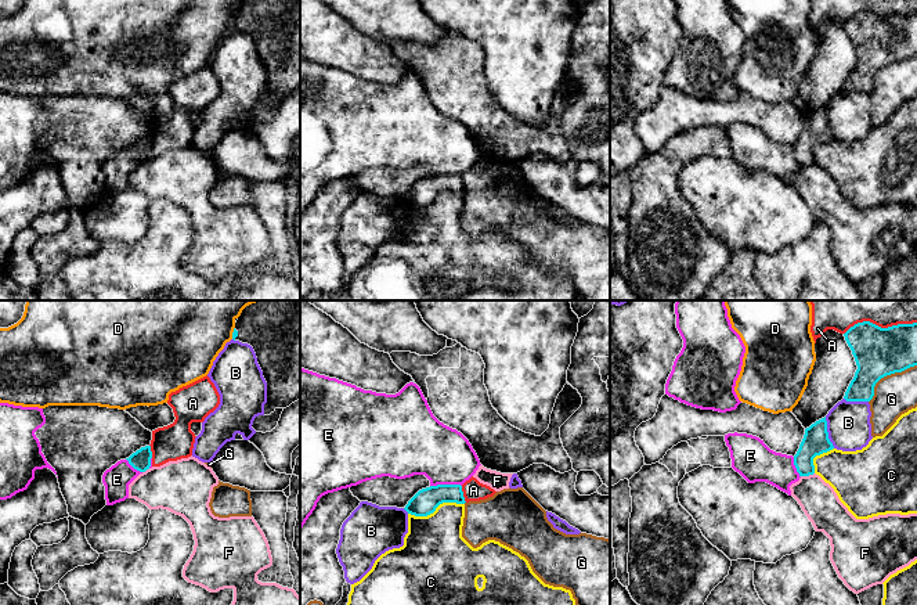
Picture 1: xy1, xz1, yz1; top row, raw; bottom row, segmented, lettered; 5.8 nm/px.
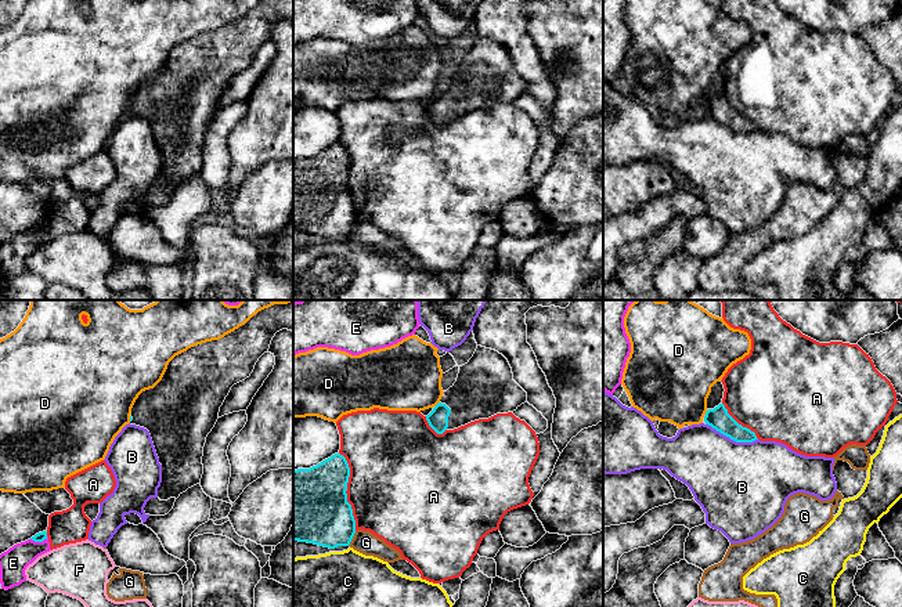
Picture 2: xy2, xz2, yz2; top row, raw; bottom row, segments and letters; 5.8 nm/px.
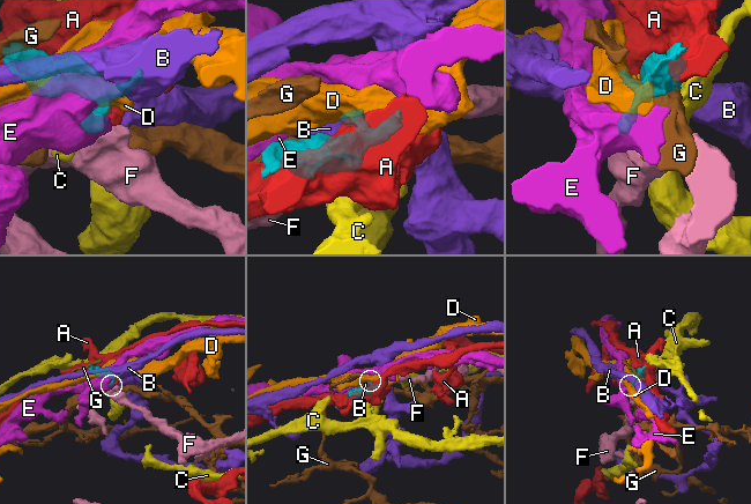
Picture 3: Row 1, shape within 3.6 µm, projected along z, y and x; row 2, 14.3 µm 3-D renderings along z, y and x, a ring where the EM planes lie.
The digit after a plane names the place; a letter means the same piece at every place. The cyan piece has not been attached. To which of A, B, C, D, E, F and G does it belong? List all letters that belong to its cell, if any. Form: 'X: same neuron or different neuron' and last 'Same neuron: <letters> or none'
A: different neuron
B: different neuron
C: different neuron
D: different neuron
E: different neuron
F: different neuron
G: different neuron
Same neuron: none

